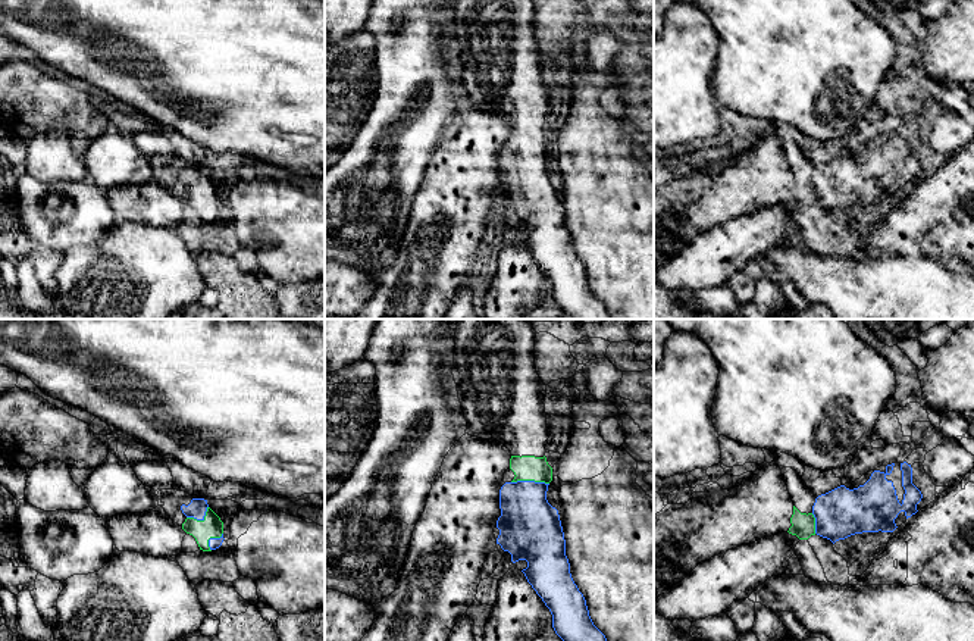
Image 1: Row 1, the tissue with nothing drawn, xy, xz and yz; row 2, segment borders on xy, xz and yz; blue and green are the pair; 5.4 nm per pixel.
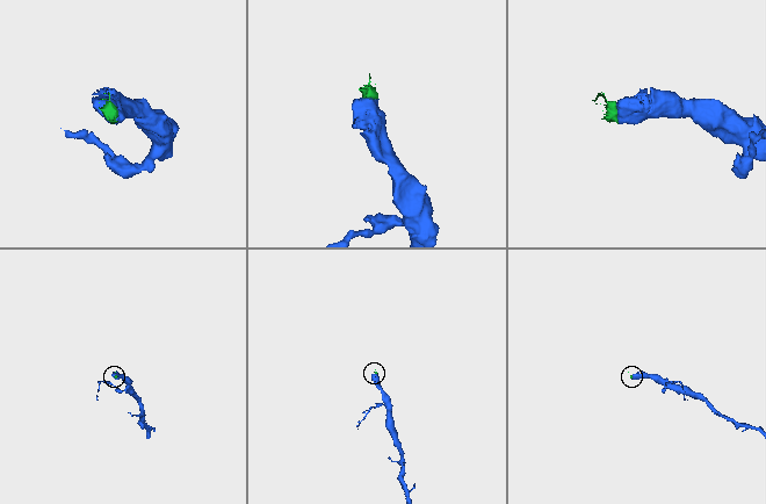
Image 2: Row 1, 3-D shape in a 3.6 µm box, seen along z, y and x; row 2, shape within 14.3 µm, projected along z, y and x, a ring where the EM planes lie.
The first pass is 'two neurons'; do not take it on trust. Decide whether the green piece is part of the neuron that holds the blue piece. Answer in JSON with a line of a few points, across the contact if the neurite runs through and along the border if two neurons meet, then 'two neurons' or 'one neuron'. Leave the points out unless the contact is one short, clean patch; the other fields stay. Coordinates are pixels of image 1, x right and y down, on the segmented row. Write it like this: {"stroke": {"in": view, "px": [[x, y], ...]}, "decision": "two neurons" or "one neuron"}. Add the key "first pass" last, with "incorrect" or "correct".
{"stroke": {"in": "xz", "px": [[529, 527], [531, 481], [528, 468]]}, "decision": "one neuron", "first pass": "incorrect"}

